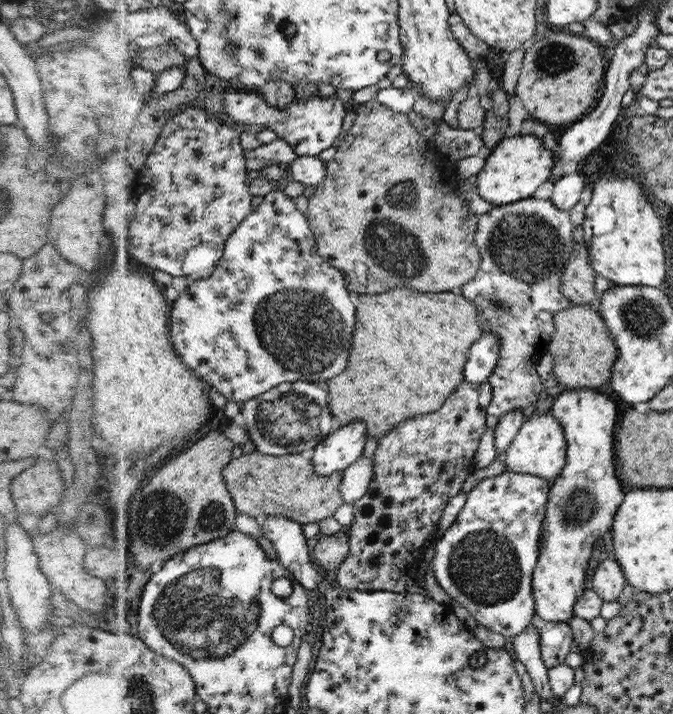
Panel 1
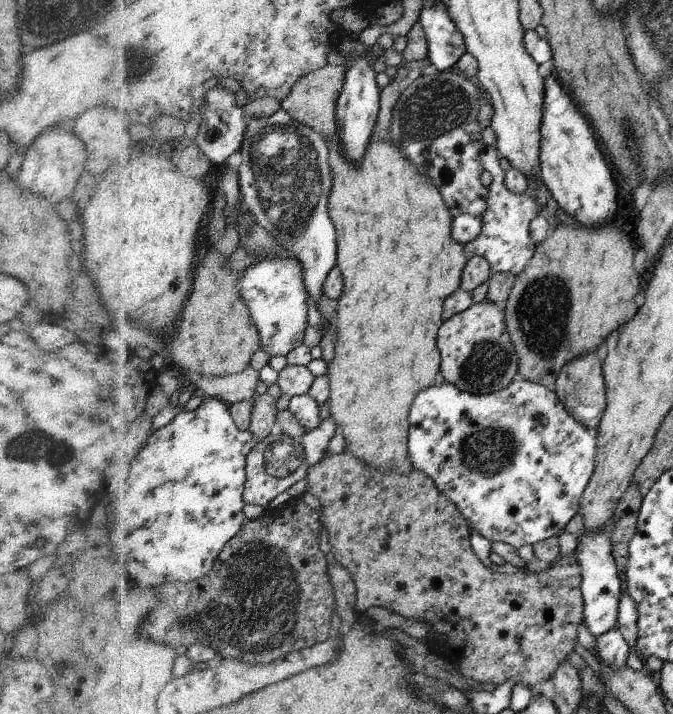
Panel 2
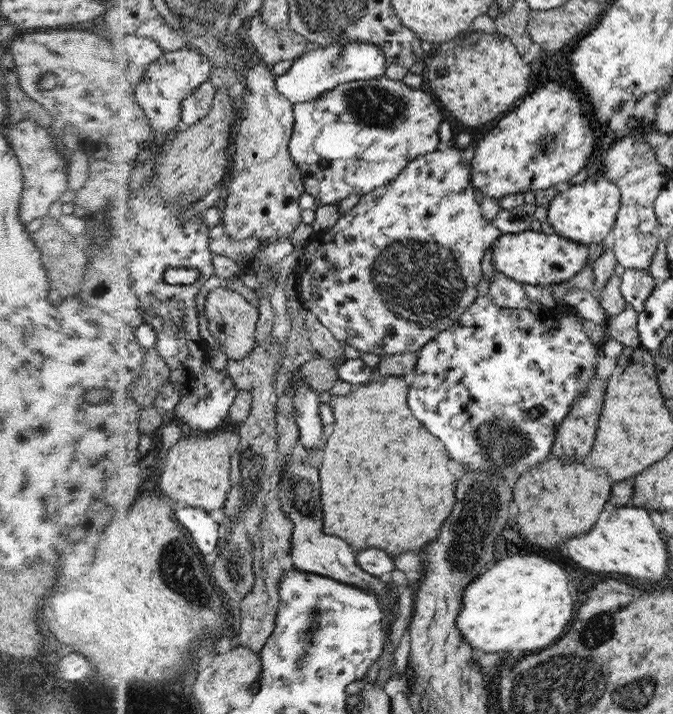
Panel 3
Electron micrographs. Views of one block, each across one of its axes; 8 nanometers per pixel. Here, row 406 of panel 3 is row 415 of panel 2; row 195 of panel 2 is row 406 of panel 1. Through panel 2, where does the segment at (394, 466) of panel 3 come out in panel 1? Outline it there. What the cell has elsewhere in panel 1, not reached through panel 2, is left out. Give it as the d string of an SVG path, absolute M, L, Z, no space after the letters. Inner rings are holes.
M394 287L389 291L383 293L368 293L356 294L356 301L358 303L358 324L355 332L354 350L352 350L352 358L350 358L350 368L340 374L338 378L332 378L326 382L326 386L331 392L331 407L332 412L335 414L336 421L340 426L346 426L352 422L362 421L368 425L368 436L377 439L382 438L388 431L394 429L400 422L420 414L428 414L438 411L444 404L444 401L454 393L456 387L464 379L464 370L466 370L467 360L470 356L472 343L481 337L482 330L480 330L478 311L476 305L459 294L457 291L439 292L439 293L424 293L412 289L412 287Z

